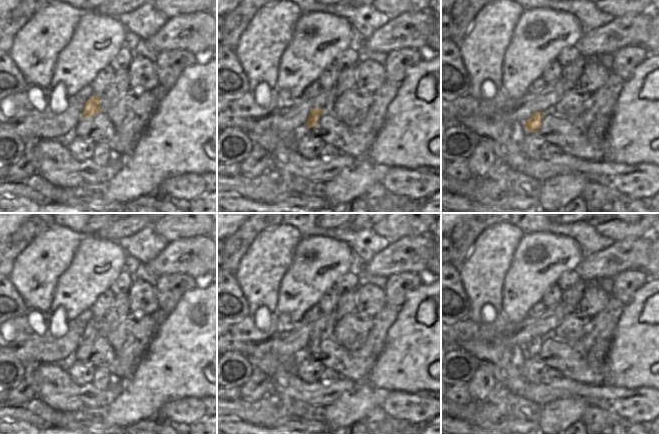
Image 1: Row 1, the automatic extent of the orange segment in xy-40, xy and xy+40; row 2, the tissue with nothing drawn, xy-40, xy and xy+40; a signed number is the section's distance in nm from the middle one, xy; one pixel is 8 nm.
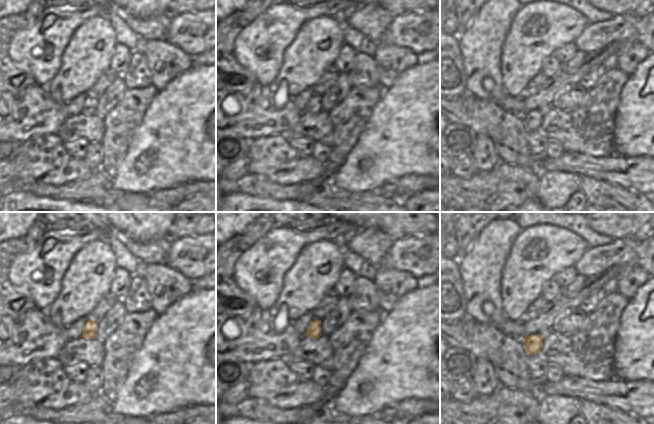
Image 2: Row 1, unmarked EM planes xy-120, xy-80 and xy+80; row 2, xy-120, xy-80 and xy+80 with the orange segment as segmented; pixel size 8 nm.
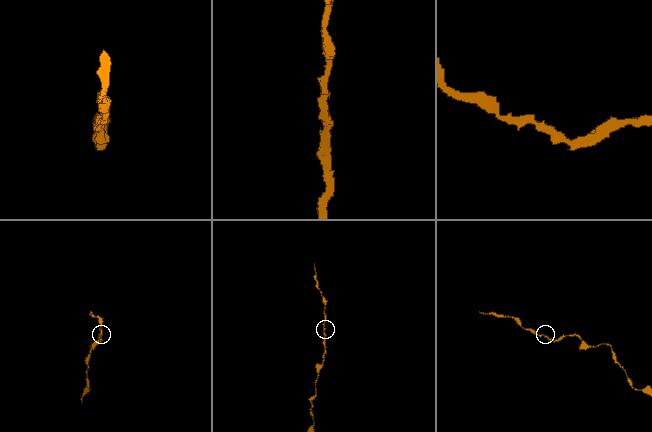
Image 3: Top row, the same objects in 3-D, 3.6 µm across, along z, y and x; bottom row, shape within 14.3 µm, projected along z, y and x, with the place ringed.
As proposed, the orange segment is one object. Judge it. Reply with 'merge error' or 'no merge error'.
no merge error

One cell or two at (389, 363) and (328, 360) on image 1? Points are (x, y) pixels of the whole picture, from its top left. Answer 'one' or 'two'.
two

